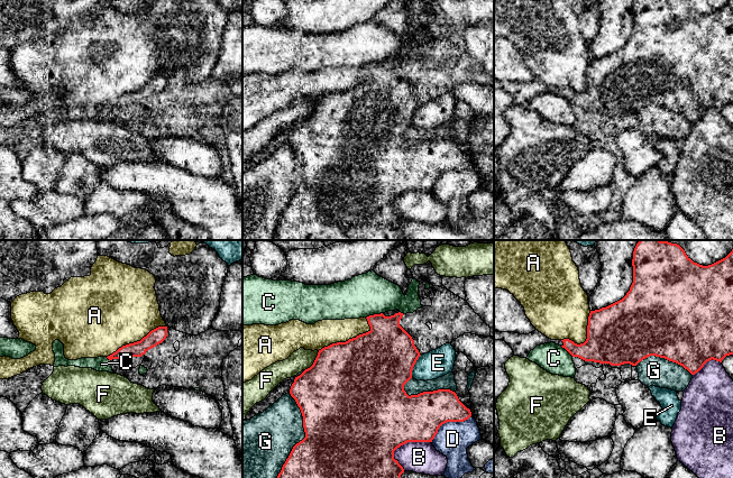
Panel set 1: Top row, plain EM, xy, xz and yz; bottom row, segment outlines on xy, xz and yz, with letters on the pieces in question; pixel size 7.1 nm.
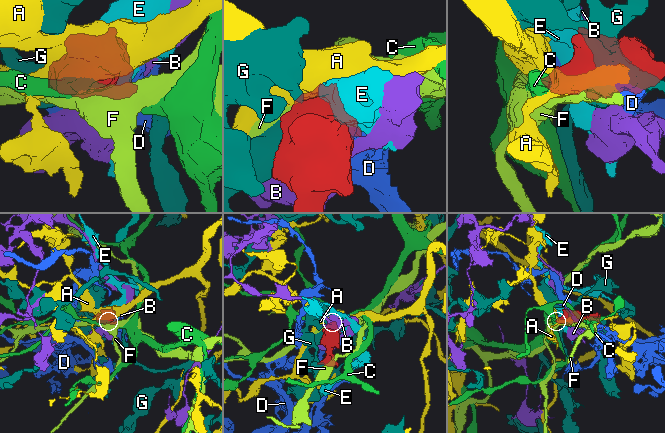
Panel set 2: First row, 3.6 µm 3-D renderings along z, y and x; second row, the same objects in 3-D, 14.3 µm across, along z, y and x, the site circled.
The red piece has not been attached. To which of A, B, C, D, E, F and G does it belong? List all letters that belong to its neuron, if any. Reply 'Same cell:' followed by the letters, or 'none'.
Same cell: none

